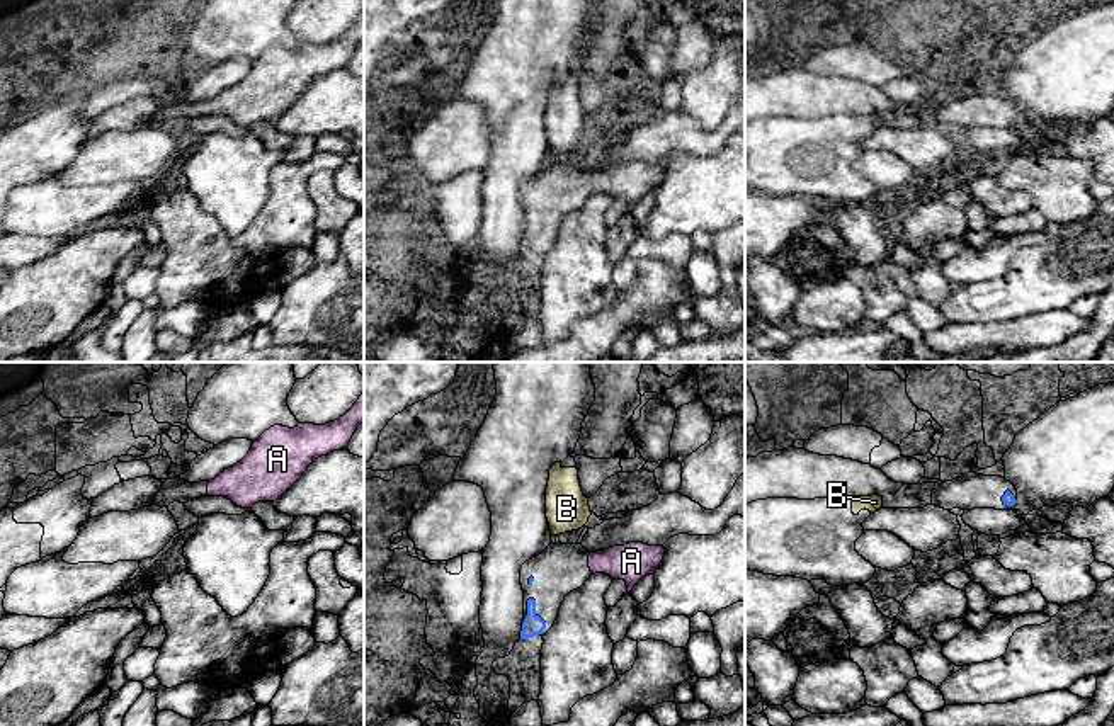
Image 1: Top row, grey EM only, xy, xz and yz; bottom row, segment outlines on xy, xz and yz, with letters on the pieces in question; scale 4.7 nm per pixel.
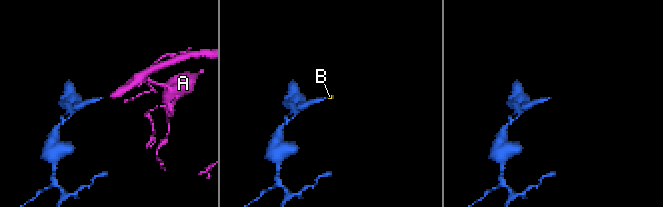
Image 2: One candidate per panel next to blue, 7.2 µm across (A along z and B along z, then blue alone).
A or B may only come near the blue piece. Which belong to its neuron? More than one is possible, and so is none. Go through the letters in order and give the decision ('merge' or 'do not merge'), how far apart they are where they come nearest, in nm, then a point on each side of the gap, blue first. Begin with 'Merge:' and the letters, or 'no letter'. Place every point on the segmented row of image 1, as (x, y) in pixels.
Merge: A
A: merge; gap 260 nm; span xz (533, 578), (589, 567)
B: do not merge; gap 220 nm; span xz (531, 577), (551, 534)

